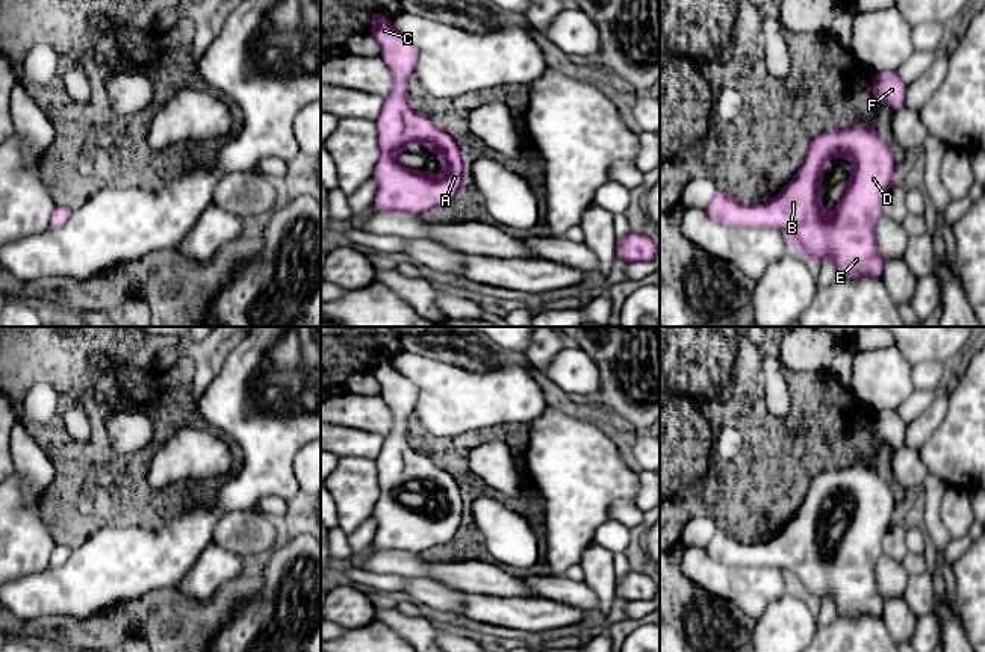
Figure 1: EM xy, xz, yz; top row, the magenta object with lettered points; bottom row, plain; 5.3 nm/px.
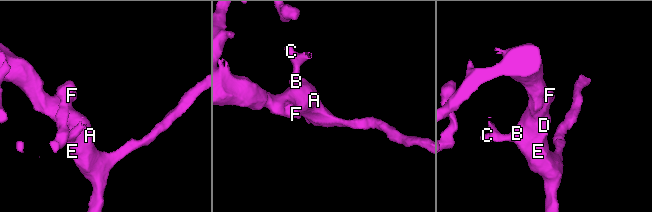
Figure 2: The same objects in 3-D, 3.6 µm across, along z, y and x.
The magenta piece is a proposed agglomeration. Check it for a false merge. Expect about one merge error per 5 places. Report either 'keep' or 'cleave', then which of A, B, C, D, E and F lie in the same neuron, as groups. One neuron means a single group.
keep; groups A B C D E F

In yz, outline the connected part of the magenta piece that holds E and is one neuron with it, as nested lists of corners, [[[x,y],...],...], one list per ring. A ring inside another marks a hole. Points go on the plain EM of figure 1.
[[[865,463],[819,473],[808,486],[806,495],[794,517],[767,543],[746,545],[717,528],[705,552],[716,561],[729,566],[779,567],[790,575],[793,587],[809,601],[829,596],[837,608],[837,617],[870,614],[882,617],[884,596],[876,584],[876,563],[882,555],[882,540],[891,526],[896,498],[878,470]],[[834,496],[850,496],[853,508],[847,528],[834,552],[826,552],[819,528],[823,520],[823,504]]]

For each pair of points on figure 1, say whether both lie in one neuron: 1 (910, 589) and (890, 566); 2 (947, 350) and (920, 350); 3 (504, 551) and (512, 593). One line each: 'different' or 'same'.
1: same
2: same
3: different

